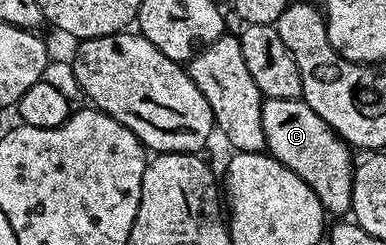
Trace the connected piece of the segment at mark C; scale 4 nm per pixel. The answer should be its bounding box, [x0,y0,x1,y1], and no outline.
[261,98,356,216]

